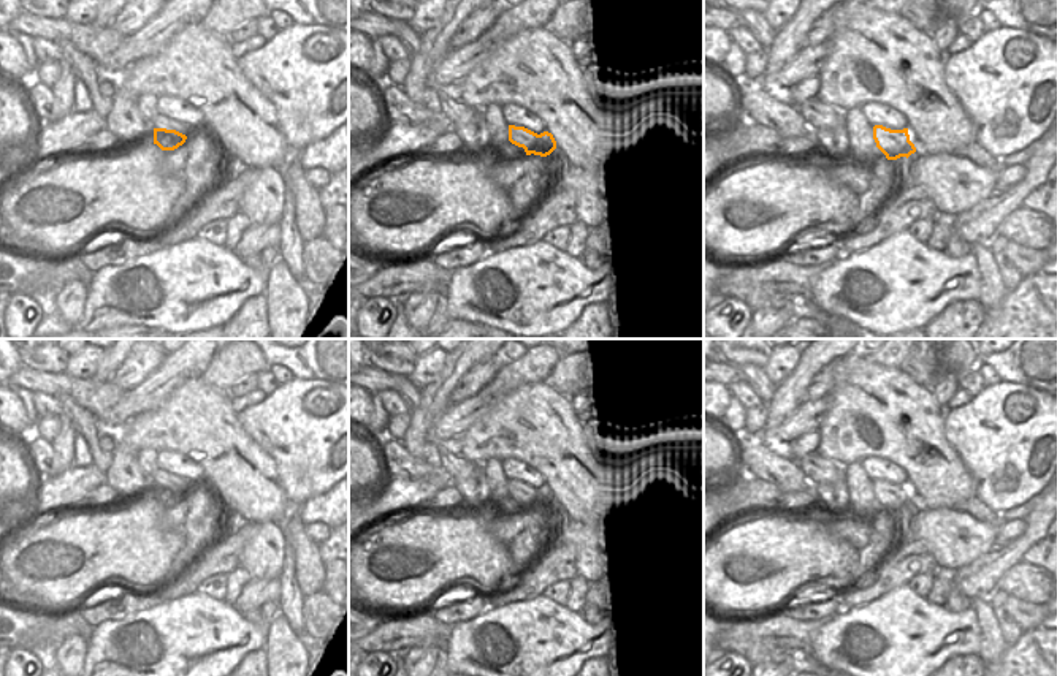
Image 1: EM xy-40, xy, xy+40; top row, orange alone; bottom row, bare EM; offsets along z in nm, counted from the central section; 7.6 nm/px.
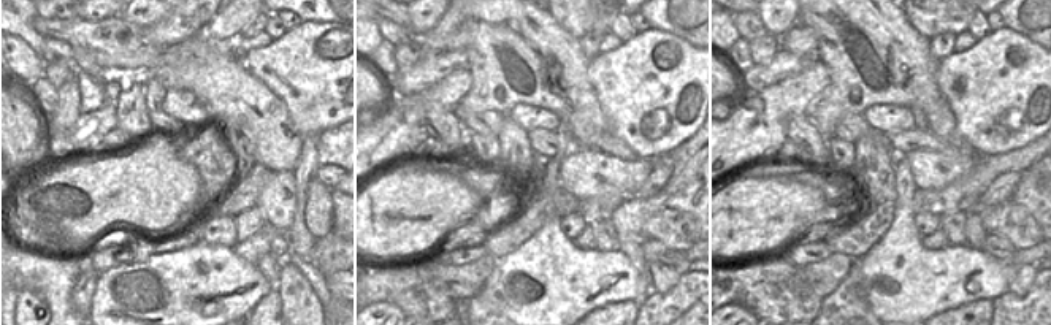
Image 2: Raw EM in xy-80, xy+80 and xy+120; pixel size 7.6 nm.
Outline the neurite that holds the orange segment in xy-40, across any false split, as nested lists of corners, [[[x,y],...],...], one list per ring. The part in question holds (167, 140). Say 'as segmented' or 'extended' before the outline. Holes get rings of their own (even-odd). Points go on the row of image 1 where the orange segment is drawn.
extended; [[[155,114],[149,125],[154,127],[154,144],[157,144],[162,150],[174,150],[187,139],[185,135],[177,131],[181,122],[166,116]]]

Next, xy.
as segmented; [[[509,125],[509,141],[523,147],[526,155],[547,157],[556,149],[556,141],[551,133],[544,131],[537,135],[525,127]]]

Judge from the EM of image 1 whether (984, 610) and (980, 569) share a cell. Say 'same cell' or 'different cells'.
different cells

